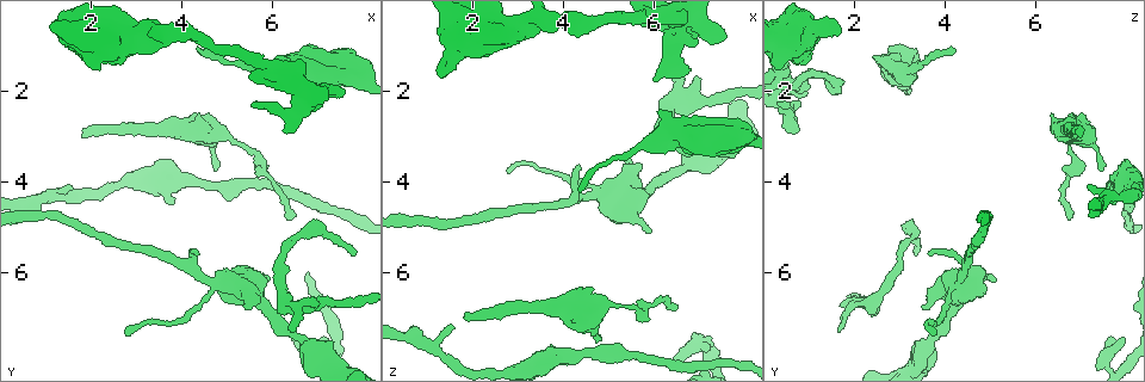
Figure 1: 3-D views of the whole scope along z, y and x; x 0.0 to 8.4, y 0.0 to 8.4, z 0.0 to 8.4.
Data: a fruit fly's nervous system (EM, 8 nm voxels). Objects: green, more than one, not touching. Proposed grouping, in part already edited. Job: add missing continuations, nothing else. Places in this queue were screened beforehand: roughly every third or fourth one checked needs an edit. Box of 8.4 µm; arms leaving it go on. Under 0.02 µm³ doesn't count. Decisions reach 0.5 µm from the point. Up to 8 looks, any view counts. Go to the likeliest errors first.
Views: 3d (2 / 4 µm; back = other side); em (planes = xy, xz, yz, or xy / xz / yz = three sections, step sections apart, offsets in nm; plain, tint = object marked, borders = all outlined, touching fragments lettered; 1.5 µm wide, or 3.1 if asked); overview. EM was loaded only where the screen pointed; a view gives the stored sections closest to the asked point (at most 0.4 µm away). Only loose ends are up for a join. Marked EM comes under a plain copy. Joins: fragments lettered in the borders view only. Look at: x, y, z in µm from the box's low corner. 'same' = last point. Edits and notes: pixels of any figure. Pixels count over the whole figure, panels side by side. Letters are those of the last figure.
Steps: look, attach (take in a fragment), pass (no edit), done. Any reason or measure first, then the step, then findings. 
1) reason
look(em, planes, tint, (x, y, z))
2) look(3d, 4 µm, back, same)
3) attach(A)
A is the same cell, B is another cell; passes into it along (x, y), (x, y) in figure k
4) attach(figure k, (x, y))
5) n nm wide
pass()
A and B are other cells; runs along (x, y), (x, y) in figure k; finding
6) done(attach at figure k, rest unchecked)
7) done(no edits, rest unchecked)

tapers out
look(em, xz, step 8, borders, (7.80, 5.50, 3.35))

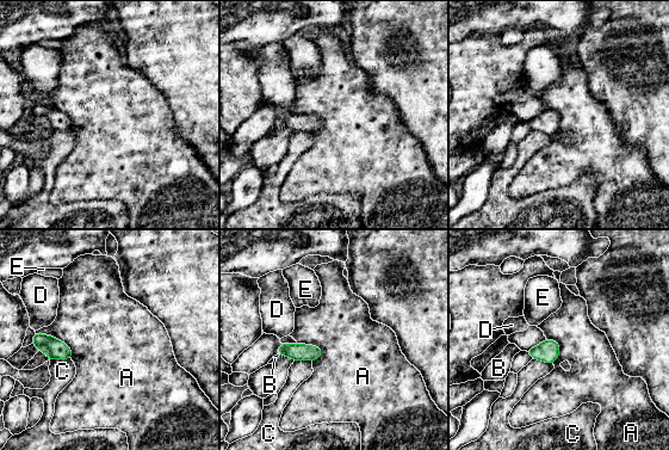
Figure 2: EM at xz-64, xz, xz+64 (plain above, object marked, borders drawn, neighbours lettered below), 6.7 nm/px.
pass()
A, B, C, D and E are other cells; border along (36, 332), (63, 341), (72, 358) in figure 2; no lettered fragment goes on from it

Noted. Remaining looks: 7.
an open end
look(em, planes, borders, (5.95, 6.15, 5.10))

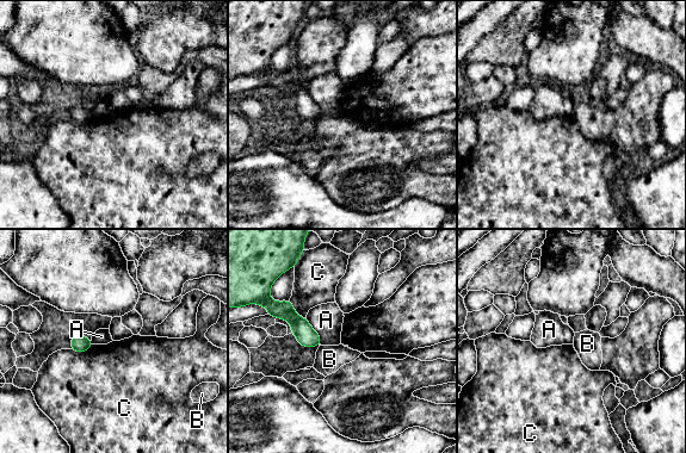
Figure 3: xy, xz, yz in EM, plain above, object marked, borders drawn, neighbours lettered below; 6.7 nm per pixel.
A touches over 220 nm
pass()
A, B and C are other cells; runs along (264, 303), (284, 310), (317, 342) in figure 3; none of them fits

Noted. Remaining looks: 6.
branch stops here
look(3d, 4 µm, (5.95, 1.85, 1.80))

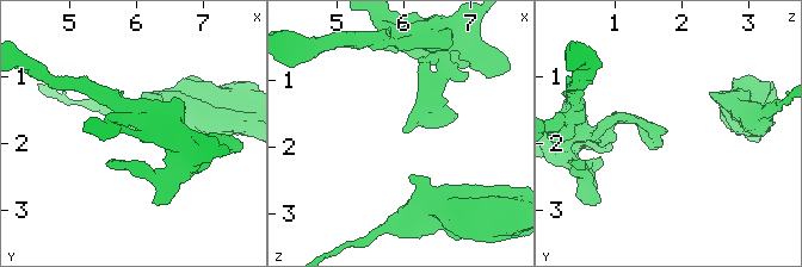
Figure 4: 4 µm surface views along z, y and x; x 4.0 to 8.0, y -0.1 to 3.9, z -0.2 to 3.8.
now the EM
look(em, planes, borders, (6.00, 1.80, 1.70))

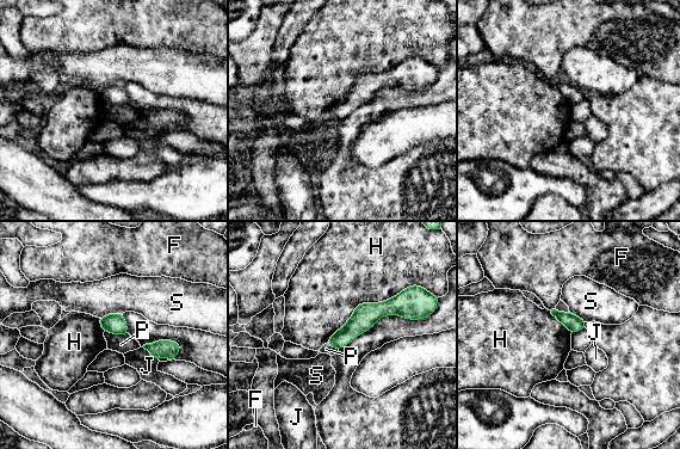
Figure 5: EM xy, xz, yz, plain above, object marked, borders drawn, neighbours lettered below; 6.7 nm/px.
pass()
F, H, J, P and S are other cells; border along (401, 291), (359, 303), (326, 342) in figure 5; none of them fits

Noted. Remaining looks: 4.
done(no edits, rest unchecked)

